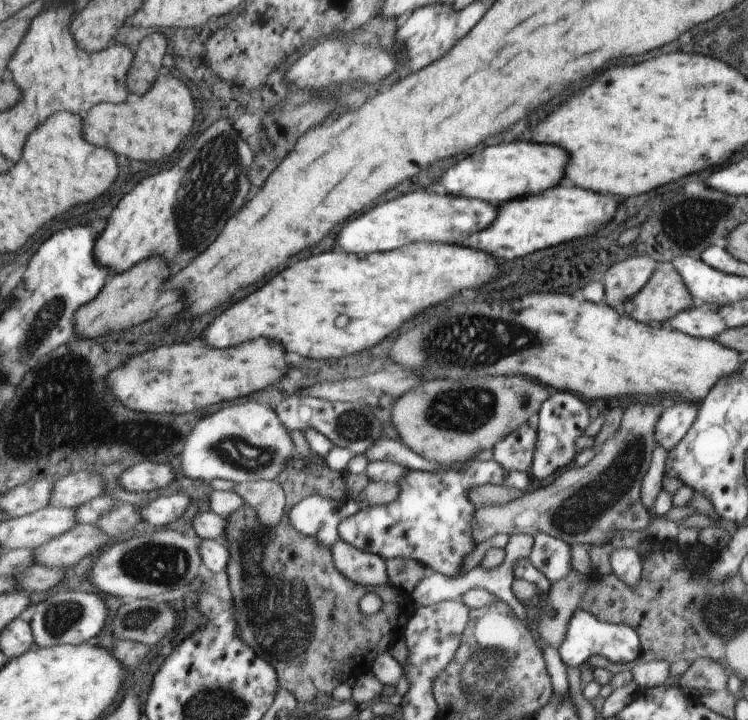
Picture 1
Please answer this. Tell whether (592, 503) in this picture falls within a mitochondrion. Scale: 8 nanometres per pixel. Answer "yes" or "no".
yes

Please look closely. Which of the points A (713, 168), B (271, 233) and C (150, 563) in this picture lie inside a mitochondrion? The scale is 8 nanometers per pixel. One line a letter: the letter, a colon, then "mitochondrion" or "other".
A: other
B: other
C: mitochondrion

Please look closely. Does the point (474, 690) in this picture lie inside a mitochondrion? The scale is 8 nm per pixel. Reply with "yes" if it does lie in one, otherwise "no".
yes

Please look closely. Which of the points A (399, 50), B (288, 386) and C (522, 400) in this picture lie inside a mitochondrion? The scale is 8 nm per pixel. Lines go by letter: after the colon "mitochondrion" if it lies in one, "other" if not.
A: other
B: other
C: mitochondrion

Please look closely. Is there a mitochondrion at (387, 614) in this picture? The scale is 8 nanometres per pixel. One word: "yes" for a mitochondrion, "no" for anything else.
yes

